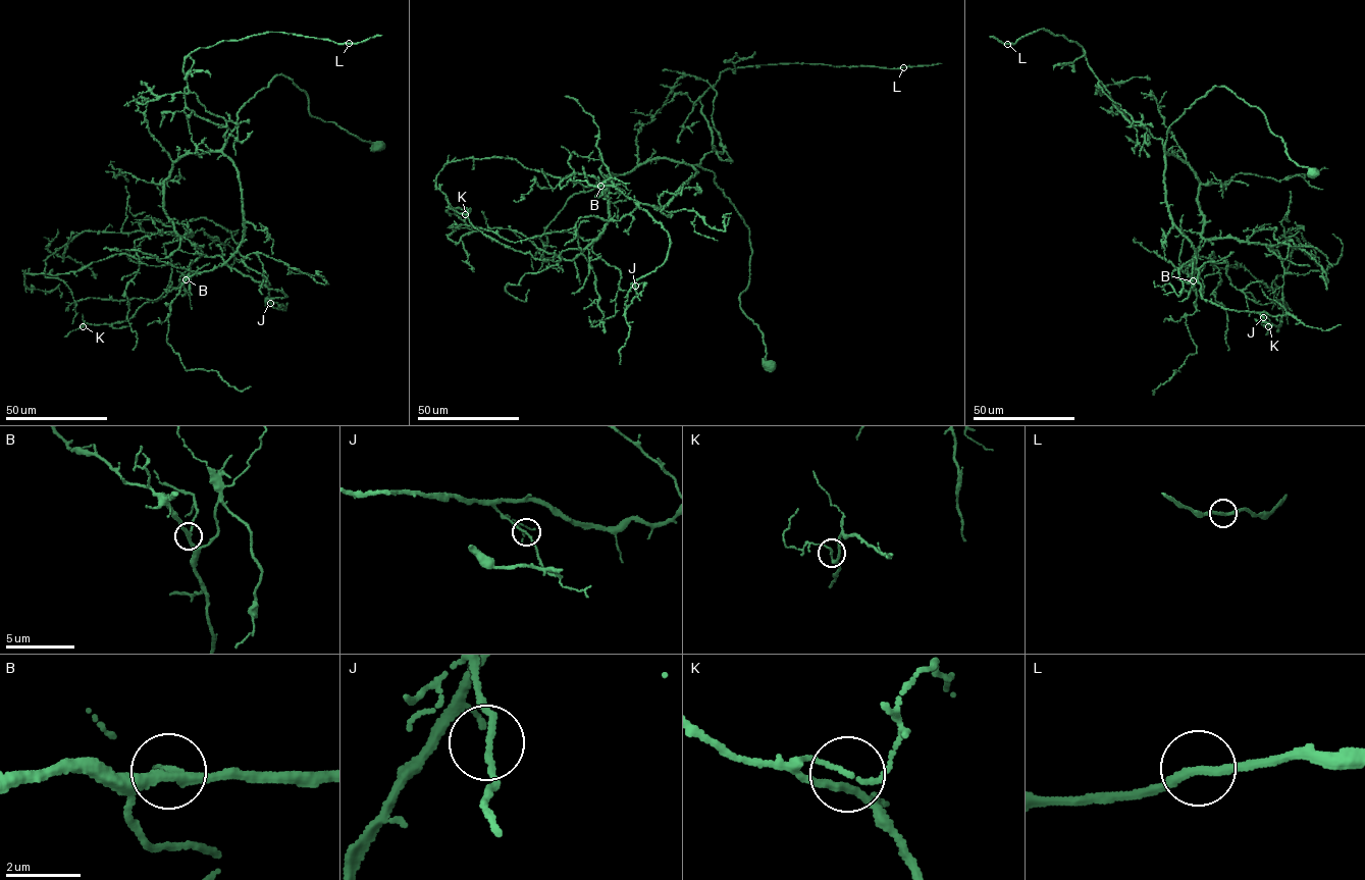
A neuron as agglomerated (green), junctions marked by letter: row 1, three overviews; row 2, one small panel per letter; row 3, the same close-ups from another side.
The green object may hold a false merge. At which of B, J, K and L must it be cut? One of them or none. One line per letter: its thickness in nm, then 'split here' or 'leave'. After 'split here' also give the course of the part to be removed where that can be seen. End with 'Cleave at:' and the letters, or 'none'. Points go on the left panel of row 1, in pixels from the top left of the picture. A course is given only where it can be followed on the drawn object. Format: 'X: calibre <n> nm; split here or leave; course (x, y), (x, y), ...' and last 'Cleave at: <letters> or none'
B: calibre 240 nm; leave
J: calibre 150 nm; leave
K: calibre 110 nm; leave
L: calibre 240 nm; leave
Cleave at: none

